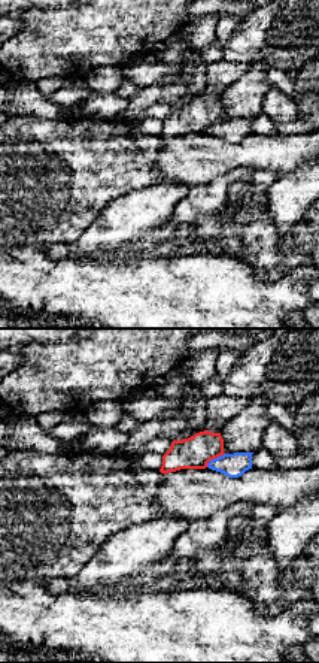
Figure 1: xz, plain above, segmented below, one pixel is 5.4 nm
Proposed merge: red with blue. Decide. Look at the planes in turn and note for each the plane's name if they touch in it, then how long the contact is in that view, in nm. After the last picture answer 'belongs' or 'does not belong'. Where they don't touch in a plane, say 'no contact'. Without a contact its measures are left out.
contact in xz; length 130 nm

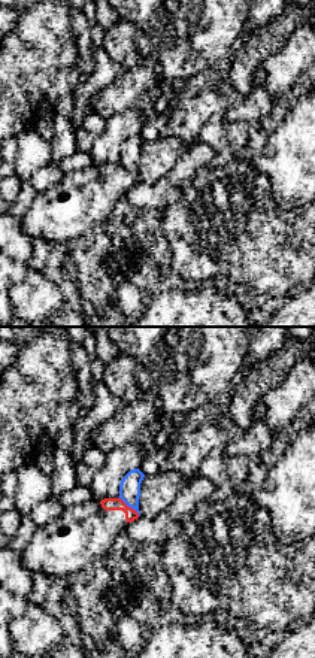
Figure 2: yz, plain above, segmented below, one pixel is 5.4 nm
contact in yz; length 150 nm

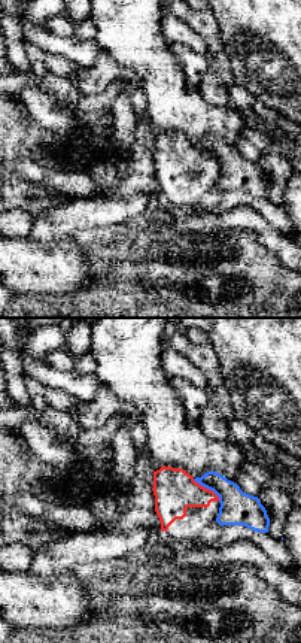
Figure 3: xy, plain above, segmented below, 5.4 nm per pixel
contact in xy; length 190 nm

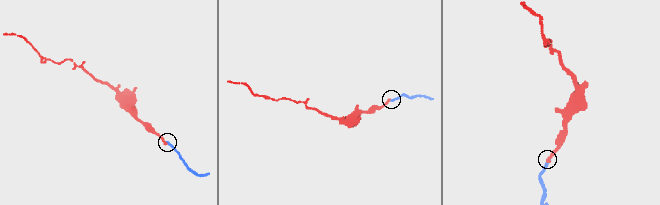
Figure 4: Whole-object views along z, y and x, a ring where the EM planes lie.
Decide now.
does not belong

